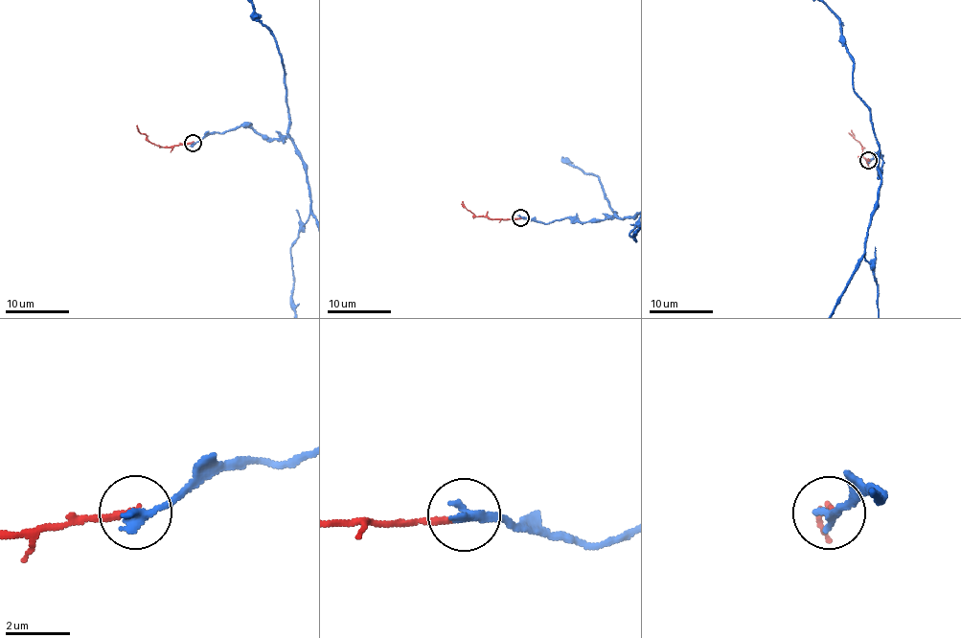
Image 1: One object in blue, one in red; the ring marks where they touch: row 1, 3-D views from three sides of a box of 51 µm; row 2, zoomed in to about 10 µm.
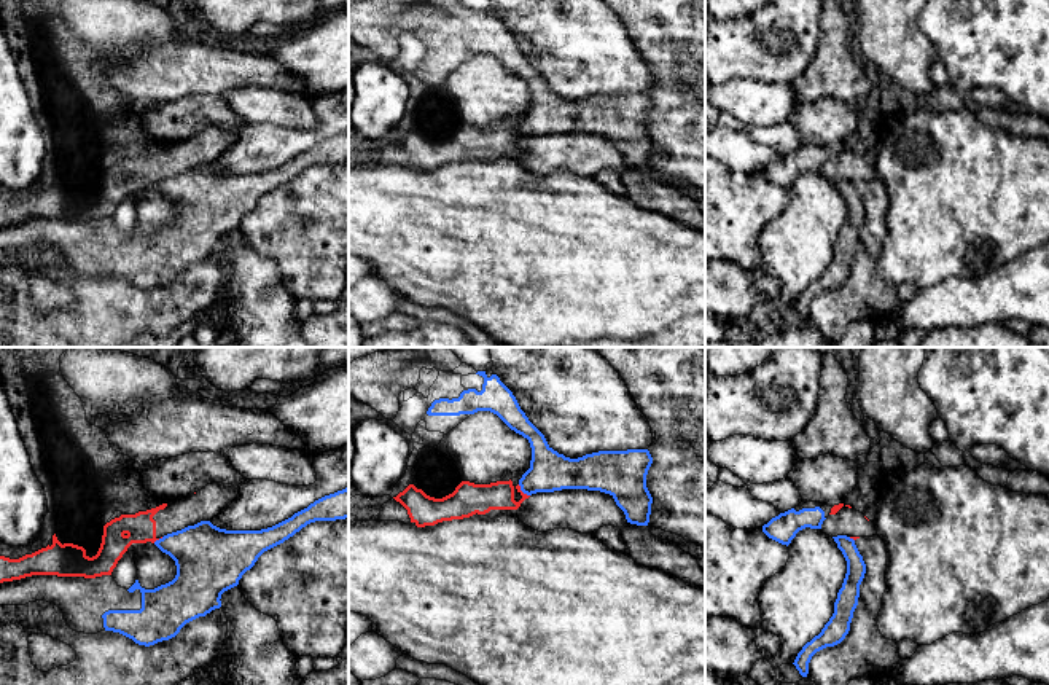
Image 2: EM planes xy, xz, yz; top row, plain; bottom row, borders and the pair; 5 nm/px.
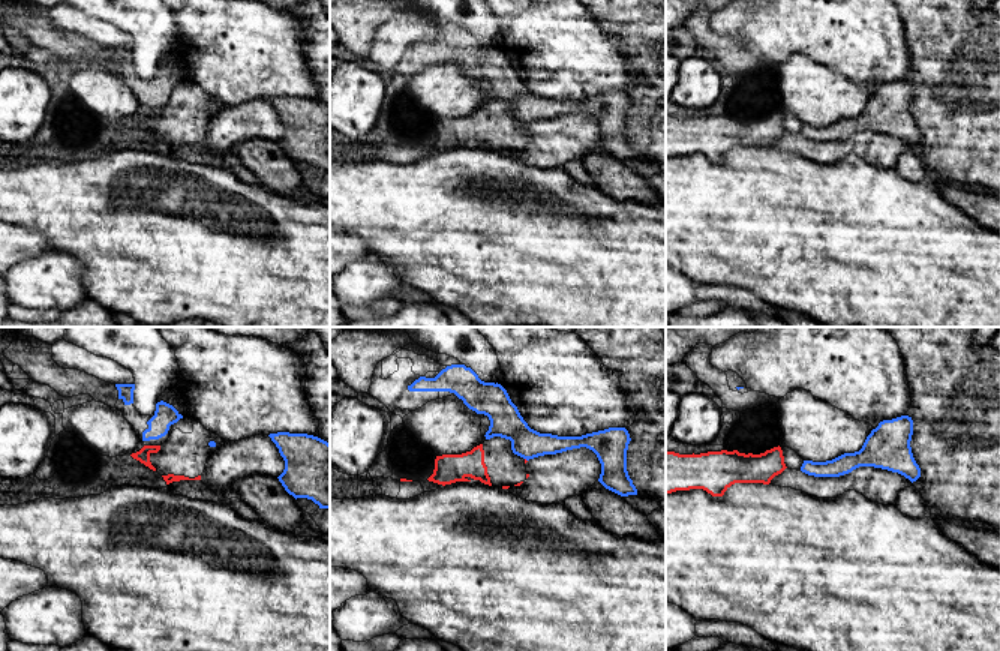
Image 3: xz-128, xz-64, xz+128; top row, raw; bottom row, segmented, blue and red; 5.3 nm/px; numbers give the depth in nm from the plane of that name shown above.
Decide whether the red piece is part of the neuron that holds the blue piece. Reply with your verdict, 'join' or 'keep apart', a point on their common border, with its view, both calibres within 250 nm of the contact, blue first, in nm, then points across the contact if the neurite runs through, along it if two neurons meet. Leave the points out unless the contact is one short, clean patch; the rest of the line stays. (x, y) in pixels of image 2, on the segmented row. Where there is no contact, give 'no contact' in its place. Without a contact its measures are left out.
keep apart; meets blue in xz at (522, 491); 200 nm thick on the blue side, 150 nm on the other; border along xz (518, 485), (529, 496)

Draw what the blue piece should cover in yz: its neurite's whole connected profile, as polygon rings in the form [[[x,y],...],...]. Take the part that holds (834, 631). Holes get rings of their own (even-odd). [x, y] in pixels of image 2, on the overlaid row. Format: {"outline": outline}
{"outline": [[[837,535],[833,538],[847,561],[847,573],[834,602],[833,616],[821,632],[802,647],[793,663],[802,677],[807,677],[809,663],[817,652],[840,644],[848,634],[853,612],[858,605],[860,585],[866,573],[866,564],[855,540],[847,535]]]}

